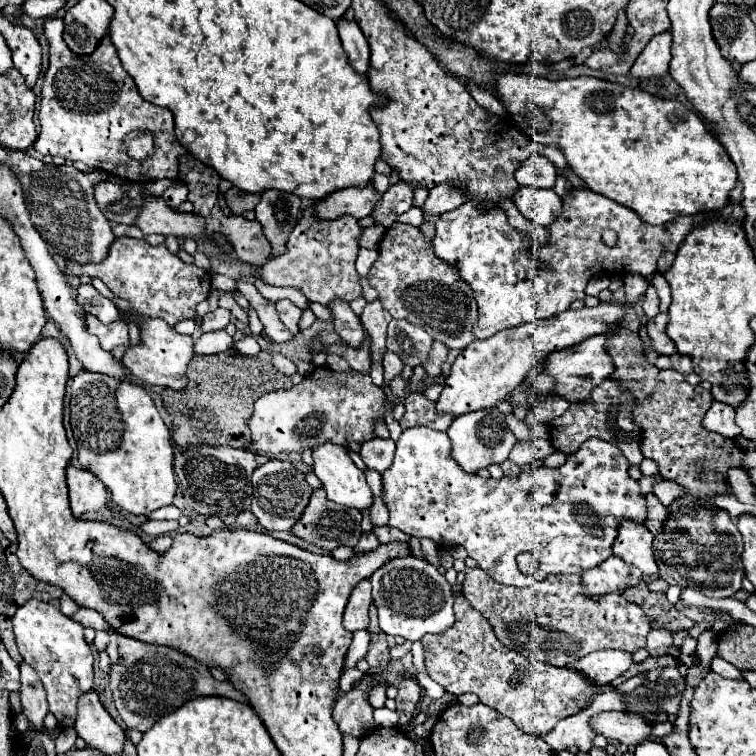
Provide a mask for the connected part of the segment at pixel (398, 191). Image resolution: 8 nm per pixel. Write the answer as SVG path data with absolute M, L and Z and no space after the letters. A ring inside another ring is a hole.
M399 179L399 183L391 185L389 191L383 193L379 207L375 207L375 211L373 211L373 217L377 219L377 223L385 225L385 228L388 229L389 225L395 221L395 217L399 217L403 211L411 209L413 193L415 193L415 187L411 187L411 183L403 183L403 179Z

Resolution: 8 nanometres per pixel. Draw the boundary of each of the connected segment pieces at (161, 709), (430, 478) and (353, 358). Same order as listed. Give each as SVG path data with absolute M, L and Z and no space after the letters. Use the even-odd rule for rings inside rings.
M123 637L119 641L119 655L121 659L113 665L109 683L113 689L115 707L129 729L137 729L143 733L151 729L153 723L157 723L161 717L173 713L193 697L215 695L249 703L247 697L241 691L237 691L227 679L217 681L207 665L201 665L199 661L181 653L175 647Z
M415 427L415 429L405 429L397 441L397 451L395 451L395 461L393 465L383 471L383 491L385 491L385 501L387 501L387 507L389 507L389 525L391 527L397 527L401 531L405 531L407 535L415 535L415 537L429 537L433 539L437 545L461 545L467 549L469 557L473 557L479 567L495 581L503 583L503 585L515 585L515 587L527 587L529 583L533 581L539 581L537 575L545 577L549 573L575 573L575 575L581 575L583 571L591 569L591 567L597 567L599 563L603 563L605 559L611 557L611 547L613 547L613 541L615 541L615 535L619 535L619 523L623 523L623 519L635 519L635 523L645 523L647 519L647 499L645 495L641 495L641 487L635 479L629 477L629 463L627 459L623 459L619 447L613 447L611 443L603 443L601 439L587 439L587 443L583 443L583 447L579 447L579 451L575 451L575 455L569 455L567 461L561 465L561 467L537 467L537 469L531 469L531 471L521 471L517 477L501 477L501 479L483 479L479 475L467 475L467 471L463 471L459 467L459 463L455 463L455 459L451 459L451 443L449 443L449 437L447 433L439 433L439 431L433 431L429 427ZM523 551L529 551L537 557L539 561L539 571L535 575L531 575L531 579L527 575L523 575L517 567L517 555L523 553Z
M367 337L367 343L361 349L353 349L353 347L347 347L347 345L333 345L331 349L333 349L333 353L345 357L351 369L355 369L359 373L369 373L369 365L371 365L371 359L369 359L369 337Z

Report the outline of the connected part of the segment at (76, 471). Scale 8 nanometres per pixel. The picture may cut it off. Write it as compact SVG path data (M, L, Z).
M69 465L67 487L69 487L69 501L73 505L75 517L81 517L87 511L97 511L107 501L105 485L87 469Z

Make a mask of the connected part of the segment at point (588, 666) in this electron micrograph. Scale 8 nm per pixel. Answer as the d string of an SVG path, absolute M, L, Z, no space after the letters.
M595 651L583 659L571 663L573 669L591 677L597 685L609 685L615 677L625 673L633 665L633 653L629 651Z

